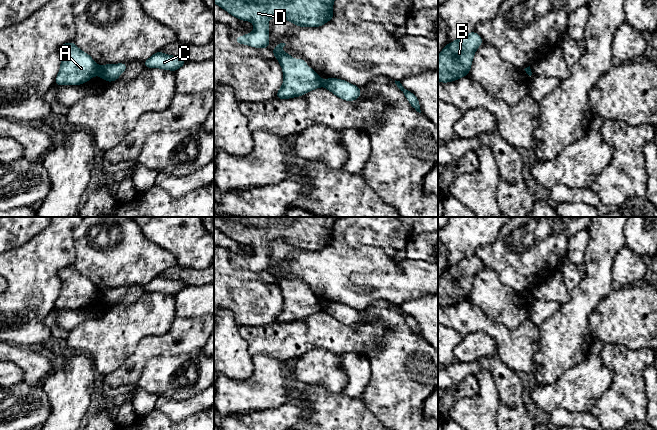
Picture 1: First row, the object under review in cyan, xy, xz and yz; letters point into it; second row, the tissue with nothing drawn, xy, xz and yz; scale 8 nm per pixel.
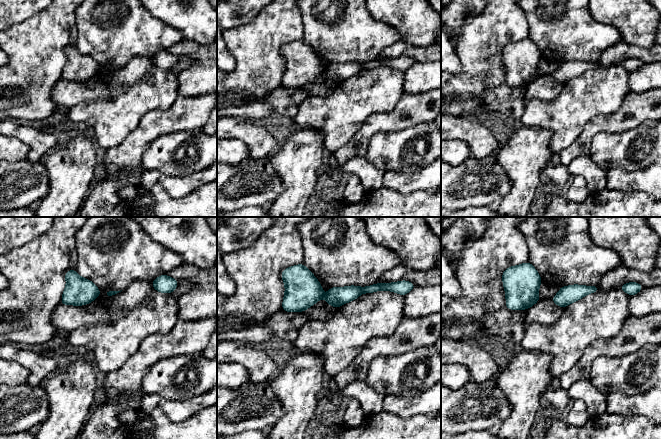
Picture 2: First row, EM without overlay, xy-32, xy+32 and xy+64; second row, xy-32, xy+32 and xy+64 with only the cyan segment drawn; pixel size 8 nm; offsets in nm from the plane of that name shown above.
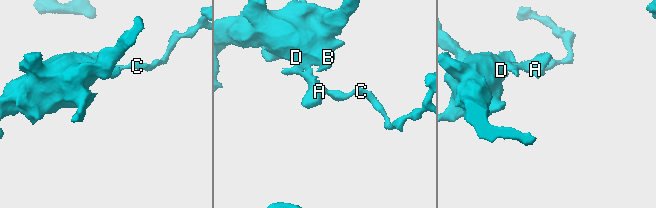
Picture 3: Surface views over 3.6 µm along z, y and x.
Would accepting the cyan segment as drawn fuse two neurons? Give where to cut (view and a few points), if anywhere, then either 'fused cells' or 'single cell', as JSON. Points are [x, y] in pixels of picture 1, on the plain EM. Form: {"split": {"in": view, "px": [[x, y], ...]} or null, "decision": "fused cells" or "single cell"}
{"split": {"in": "xy", "px": [[99, 291], [97, 297]]}, "decision": "fused cells"}

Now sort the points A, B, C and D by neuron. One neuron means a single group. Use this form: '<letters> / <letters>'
A B D / C

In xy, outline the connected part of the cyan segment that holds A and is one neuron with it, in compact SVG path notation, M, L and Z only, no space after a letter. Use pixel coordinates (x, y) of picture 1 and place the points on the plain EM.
M74 266L61 269L58 273L61 290L55 309L80 309L86 307L99 296L99 290L87 277L80 274Z

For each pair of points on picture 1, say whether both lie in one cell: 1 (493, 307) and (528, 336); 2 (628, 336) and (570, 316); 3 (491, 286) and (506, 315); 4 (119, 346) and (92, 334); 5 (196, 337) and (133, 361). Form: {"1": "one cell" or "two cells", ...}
{"1": "two cells", "2": "two cells", "3": "one cell", "4": "one cell", "5": "one cell"}

